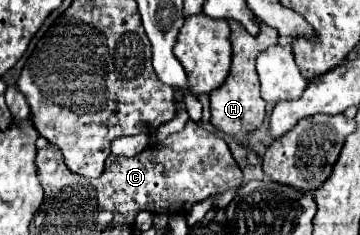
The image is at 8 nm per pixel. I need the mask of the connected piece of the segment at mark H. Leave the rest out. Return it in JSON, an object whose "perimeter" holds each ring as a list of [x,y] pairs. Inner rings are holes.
{"perimeter":[[[229,23],[231,25],[231,43],[233,43],[233,65],[231,65],[231,75],[227,81],[215,89],[209,99],[211,99],[211,125],[227,135],[231,135],[241,147],[249,145],[249,135],[259,129],[265,121],[265,101],[259,95],[259,77],[255,71],[255,59],[261,51],[277,43],[277,31],[273,27],[263,25],[261,33],[257,37],[247,35],[239,27],[239,23]]]}

